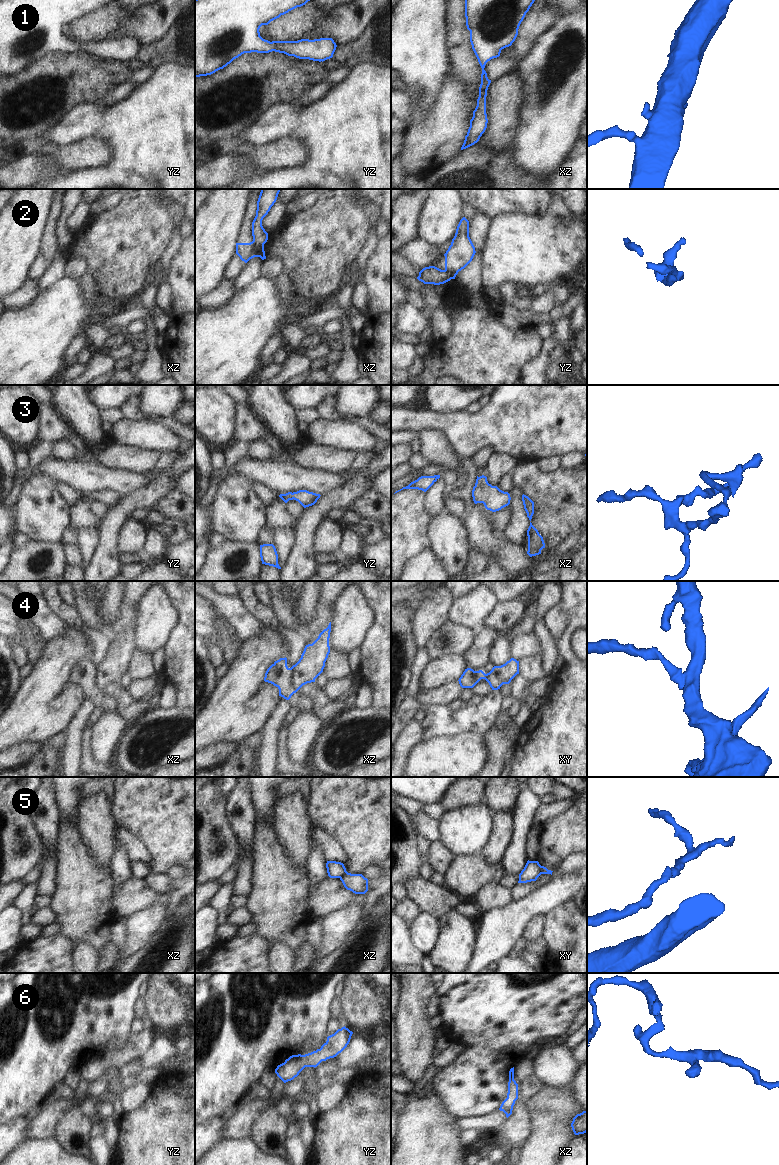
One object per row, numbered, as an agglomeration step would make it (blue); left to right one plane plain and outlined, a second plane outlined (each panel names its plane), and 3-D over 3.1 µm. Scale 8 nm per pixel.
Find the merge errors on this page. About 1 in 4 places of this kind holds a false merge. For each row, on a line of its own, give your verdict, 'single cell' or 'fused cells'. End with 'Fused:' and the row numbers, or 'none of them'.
1: single cell
2: fused cells
3: single cell
4: fused cells
5: fused cells
6: single cell
Fused: 2, 4, 5

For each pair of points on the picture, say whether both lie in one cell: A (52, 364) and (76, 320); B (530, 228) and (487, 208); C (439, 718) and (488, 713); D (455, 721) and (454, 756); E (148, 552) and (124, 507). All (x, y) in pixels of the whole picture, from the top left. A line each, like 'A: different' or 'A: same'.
A: same
B: different
C: same
D: different
E: different

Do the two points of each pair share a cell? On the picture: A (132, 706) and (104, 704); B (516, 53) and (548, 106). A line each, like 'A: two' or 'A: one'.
A: two
B: two

